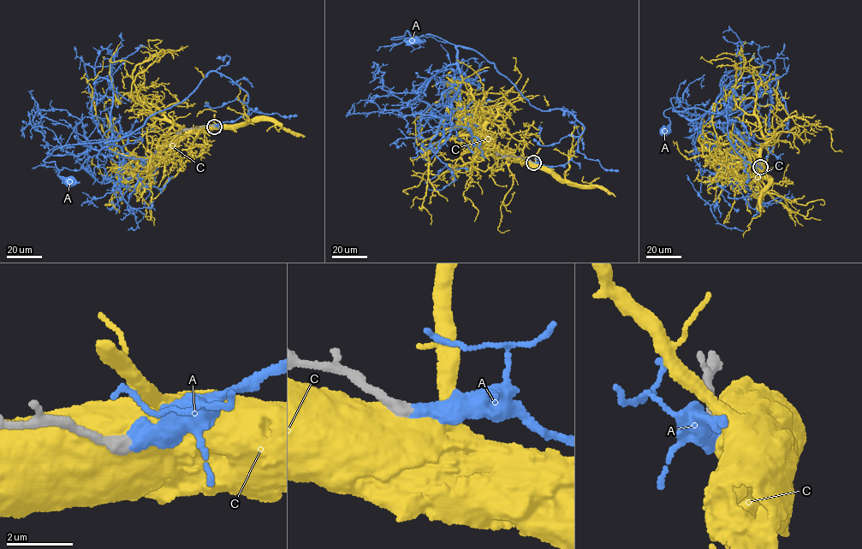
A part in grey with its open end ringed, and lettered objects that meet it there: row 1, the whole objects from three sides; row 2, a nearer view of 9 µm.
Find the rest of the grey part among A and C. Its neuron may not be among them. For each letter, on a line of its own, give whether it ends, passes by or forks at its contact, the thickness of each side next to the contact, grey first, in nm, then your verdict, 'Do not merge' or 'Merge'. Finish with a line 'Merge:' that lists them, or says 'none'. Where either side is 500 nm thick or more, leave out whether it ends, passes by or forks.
A: Thickness 400 nm (grey) against 500 nm. Merge
C: Thickness 440 nm (grey) against 800 nm. Do not merge
Merge: A

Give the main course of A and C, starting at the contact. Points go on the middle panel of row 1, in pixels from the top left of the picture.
A: (533, 162), (565, 165), (584, 127), (530, 104), (473, 50), (414, 41)
C: (532, 162), (473, 132), (448, 138), (432, 149), (424, 147), (421, 115), (444, 94), (451, 93)

